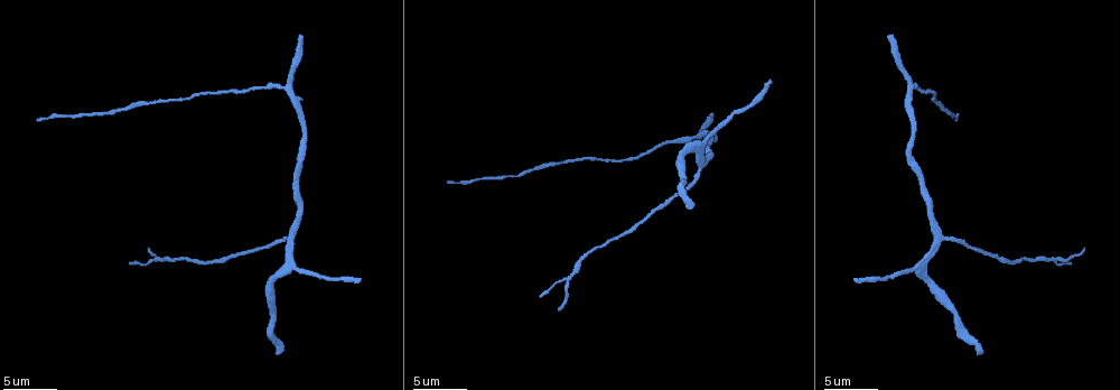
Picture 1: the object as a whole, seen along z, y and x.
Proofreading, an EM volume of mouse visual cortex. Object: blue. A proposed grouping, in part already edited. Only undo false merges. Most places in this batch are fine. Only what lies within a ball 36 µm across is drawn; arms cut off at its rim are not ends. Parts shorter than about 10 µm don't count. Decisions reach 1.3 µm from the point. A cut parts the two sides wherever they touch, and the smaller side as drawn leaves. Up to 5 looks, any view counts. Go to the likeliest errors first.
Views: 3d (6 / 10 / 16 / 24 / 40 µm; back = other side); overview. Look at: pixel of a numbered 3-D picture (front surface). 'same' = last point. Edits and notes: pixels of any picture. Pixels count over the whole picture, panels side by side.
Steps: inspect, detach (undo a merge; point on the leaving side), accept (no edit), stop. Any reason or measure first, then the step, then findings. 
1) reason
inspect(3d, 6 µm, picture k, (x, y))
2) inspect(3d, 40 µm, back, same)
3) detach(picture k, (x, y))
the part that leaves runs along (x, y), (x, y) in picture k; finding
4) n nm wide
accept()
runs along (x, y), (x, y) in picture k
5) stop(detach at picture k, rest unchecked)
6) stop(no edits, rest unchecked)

branch point
inspect(3d, 6 µm, picture 1, (942, 237))

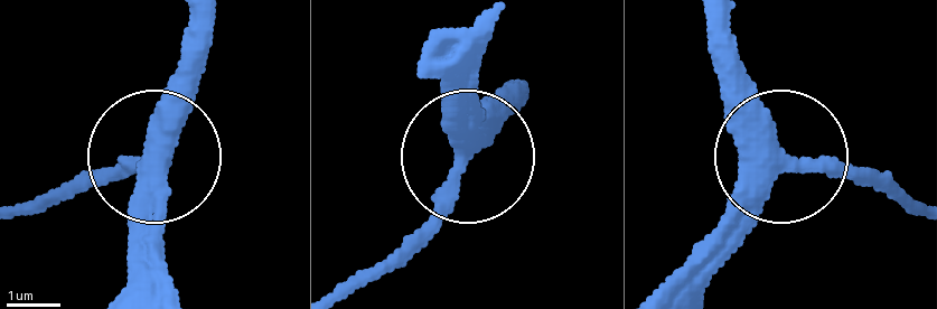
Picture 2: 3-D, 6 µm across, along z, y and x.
330 nm wide
accept()
runs along (187, 20), (187, 100), (160, 167), (160, 283) in picture 2; continuous, no second cell

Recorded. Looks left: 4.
three arms meet
inspect(3d, 10 µm, picture 1, (694, 138))

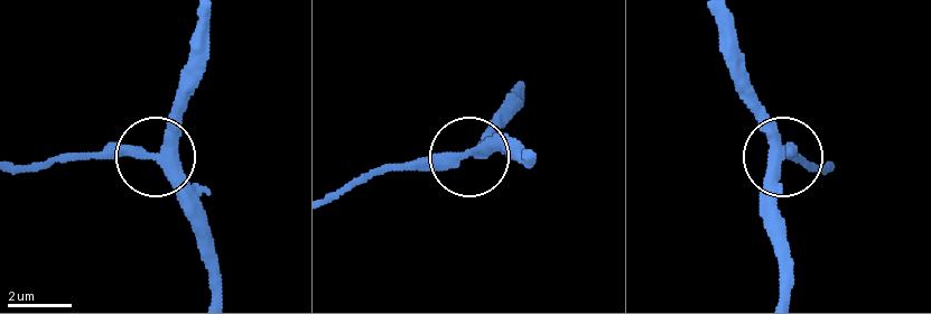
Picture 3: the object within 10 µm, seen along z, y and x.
inspect(3d, 10 µm, back, picture 3, (472, 151))

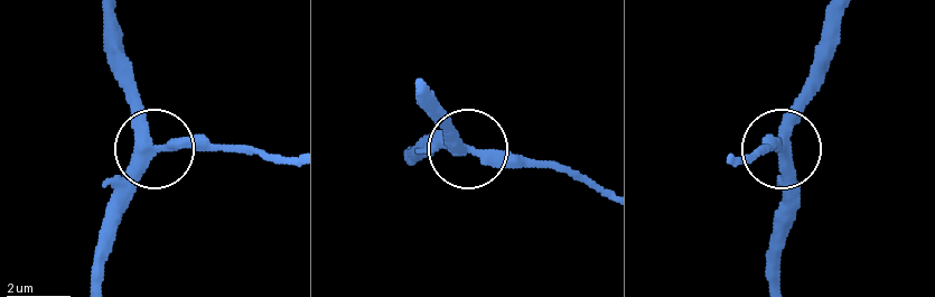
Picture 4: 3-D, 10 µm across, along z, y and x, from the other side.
accept()
runs along (101, 281), (101, 225), (118, 185), (157, 147), (235, 145) in picture 4; continuous, no second cell

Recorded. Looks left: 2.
inspect(3d, 10 µm, picture 1, (910, 139))

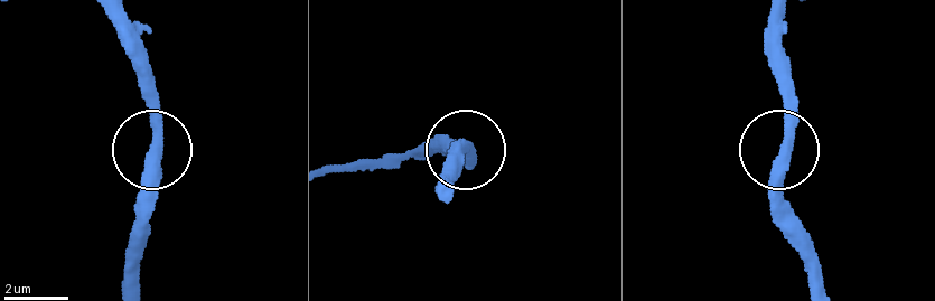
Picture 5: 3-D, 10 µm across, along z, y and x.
inspect(3d, 6 µm, picture 5, (784, 155))

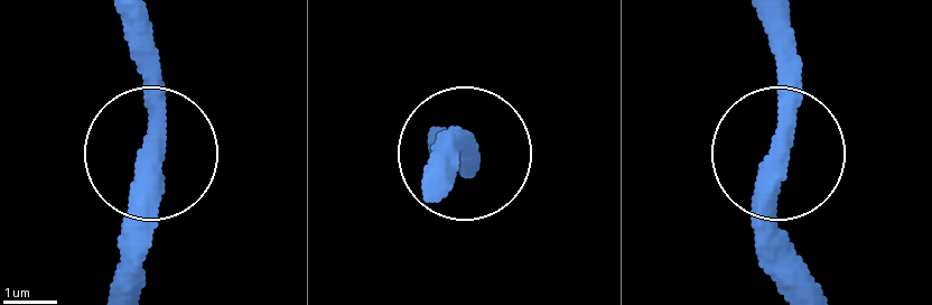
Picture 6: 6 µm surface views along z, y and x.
360 nm wide
accept()
runs along (782, 157), (782, 18) in picture 6; one cell here

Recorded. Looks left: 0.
stop(no edits, rest unchecked)

